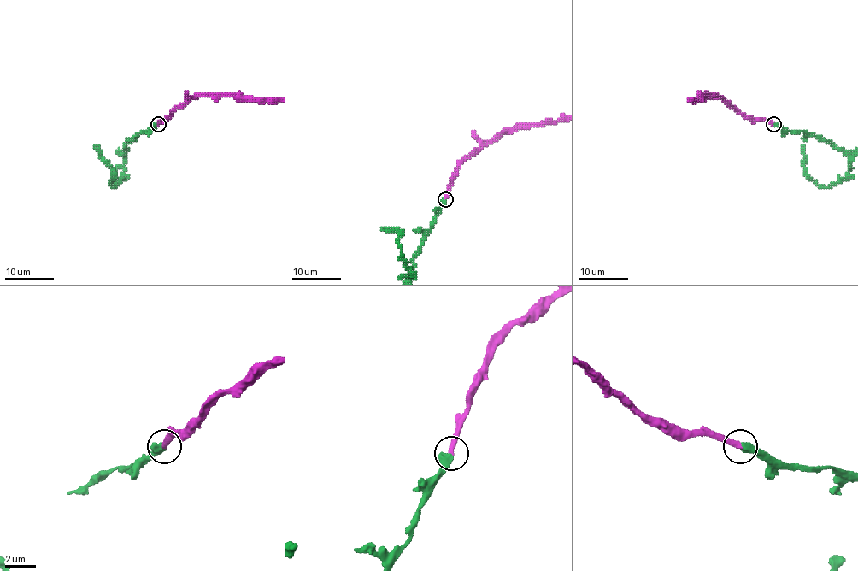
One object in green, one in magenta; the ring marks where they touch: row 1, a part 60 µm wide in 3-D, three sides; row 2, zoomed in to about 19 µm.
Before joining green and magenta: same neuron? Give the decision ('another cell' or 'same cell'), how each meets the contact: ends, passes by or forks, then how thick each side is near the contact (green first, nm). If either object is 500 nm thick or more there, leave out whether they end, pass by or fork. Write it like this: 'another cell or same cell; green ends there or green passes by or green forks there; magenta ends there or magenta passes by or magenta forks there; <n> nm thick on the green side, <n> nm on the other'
same cell; 600 nm thick on the green side, 360 nm on the other

